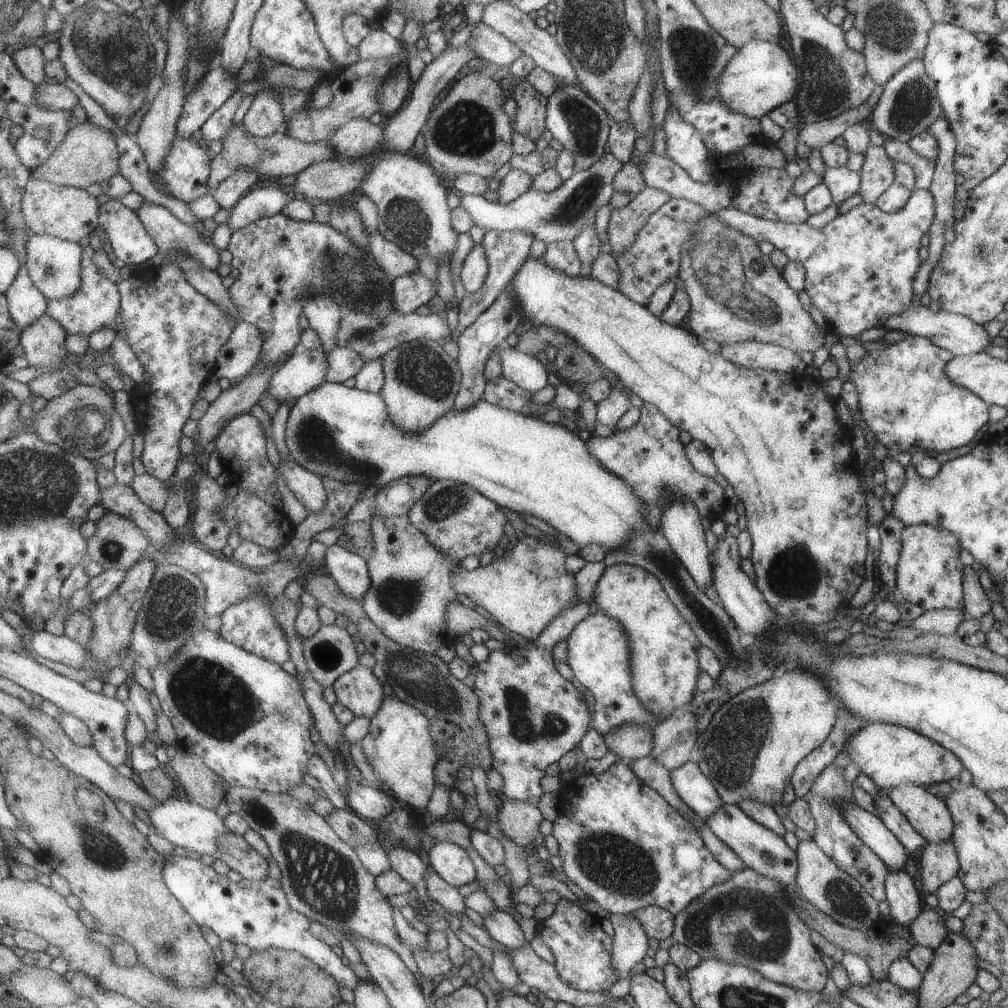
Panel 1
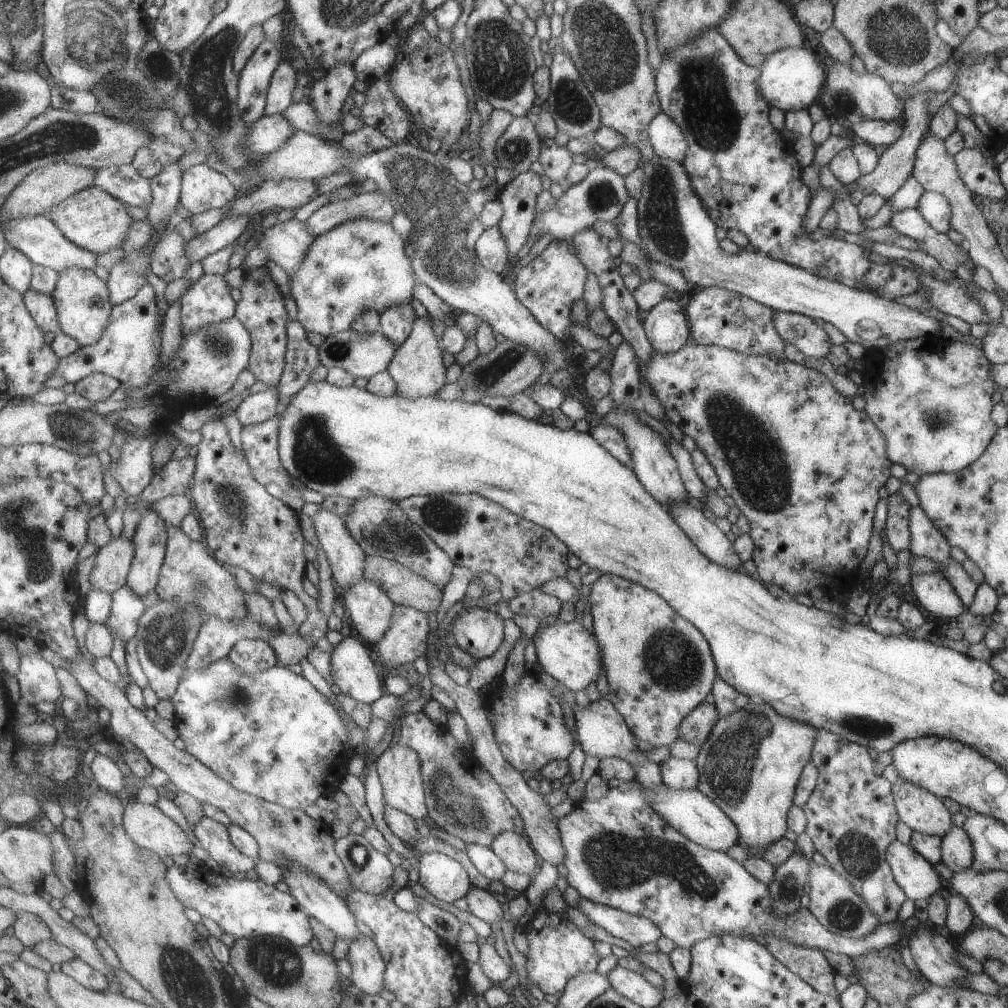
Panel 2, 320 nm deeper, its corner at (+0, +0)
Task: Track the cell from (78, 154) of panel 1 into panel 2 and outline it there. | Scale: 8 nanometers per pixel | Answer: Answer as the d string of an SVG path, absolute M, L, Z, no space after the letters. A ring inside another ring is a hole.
M53 163L48 167L43 167L31 172L25 180L7 197L3 207L2 220L18 219L21 217L38 217L45 215L50 210L61 204L63 200L70 196L94 186L97 171L72 165L71 163Z

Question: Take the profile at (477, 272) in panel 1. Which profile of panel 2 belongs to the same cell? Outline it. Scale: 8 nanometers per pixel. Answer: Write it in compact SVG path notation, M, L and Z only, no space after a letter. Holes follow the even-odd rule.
M498 226L489 227L476 242L477 254L490 271L506 274L507 245Z

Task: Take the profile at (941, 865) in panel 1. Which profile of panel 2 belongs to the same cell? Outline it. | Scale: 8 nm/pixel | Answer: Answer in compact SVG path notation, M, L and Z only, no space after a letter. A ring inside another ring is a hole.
M952 826L940 839L940 860L952 873L972 866L973 847L961 827Z

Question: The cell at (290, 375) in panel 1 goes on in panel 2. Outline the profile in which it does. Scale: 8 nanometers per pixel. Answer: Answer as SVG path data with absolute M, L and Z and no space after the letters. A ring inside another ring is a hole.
M261 391L246 396L236 411L244 426L265 422L282 410L283 400L273 391Z

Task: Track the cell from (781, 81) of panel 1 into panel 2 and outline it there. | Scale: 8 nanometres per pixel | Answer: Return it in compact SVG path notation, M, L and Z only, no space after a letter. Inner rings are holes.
M787 47L769 53L760 64L758 76L758 92L763 95L770 107L777 107L783 112L788 110L808 109L817 102L822 93L826 73L819 56L807 48Z

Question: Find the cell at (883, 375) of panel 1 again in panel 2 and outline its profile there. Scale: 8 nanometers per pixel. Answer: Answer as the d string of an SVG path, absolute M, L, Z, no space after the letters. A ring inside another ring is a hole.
M918 336L893 342L880 351L880 366L877 370L867 371L862 397L865 399L866 415L884 436L889 460L920 477L931 473L957 472L981 456L996 433L989 412L993 406L991 394L998 388L990 375L992 363L981 348L969 343L947 341L941 336Z

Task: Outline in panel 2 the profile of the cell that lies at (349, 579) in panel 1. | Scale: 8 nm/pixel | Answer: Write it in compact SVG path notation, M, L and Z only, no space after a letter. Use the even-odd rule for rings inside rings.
M364 578L344 591L343 597L355 634L370 646L385 638L392 627L396 604L381 585Z

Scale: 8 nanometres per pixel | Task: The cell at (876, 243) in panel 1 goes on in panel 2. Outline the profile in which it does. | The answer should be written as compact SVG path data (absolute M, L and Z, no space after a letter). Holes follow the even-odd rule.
M924 190L917 201L916 209L932 229L940 233L951 233L950 206L941 193Z

